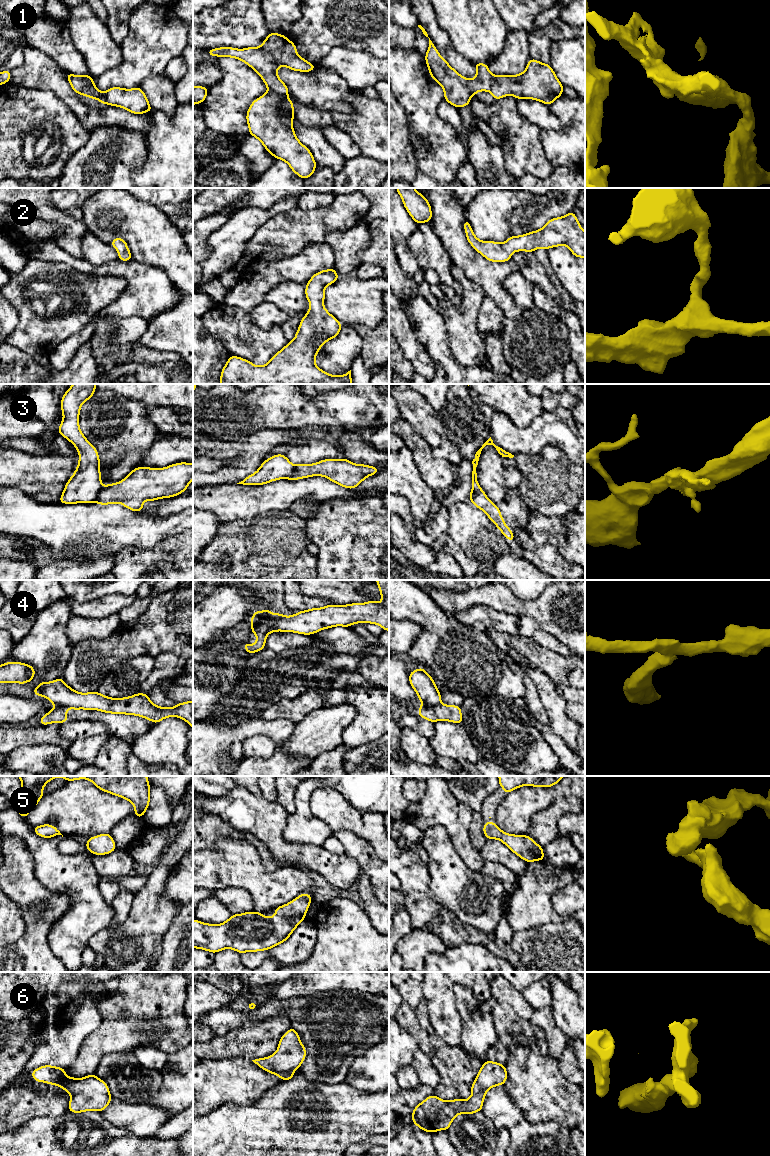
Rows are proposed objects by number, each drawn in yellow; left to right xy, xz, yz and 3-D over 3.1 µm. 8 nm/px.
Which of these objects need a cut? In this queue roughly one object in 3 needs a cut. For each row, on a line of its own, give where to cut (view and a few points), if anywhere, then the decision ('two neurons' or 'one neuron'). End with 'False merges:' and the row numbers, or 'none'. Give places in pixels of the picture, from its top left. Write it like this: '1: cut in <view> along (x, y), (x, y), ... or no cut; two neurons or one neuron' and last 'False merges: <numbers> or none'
1: cut in xz along (268, 89), (286, 95); two neurons
2: no cut; one neuron
3: cut in xz along (295, 466), (295, 471), (286, 478); two neurons
4: cut in xz along (255, 620), (279, 630); two neurons
5: no cut; one neuron
6: no cut; one neuron
False merges: 1, 3, 4

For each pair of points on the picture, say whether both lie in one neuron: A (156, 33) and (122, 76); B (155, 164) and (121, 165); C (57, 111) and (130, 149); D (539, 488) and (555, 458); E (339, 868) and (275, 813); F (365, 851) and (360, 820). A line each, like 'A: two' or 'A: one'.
A: one
B: two
C: two
D: one
E: one
F: two

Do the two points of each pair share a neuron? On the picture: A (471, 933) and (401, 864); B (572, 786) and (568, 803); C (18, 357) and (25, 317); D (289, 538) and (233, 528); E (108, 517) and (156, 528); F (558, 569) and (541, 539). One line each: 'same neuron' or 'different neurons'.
A: same neuron
B: different neurons
C: different neurons
D: same neuron
E: same neuron
F: same neuron

